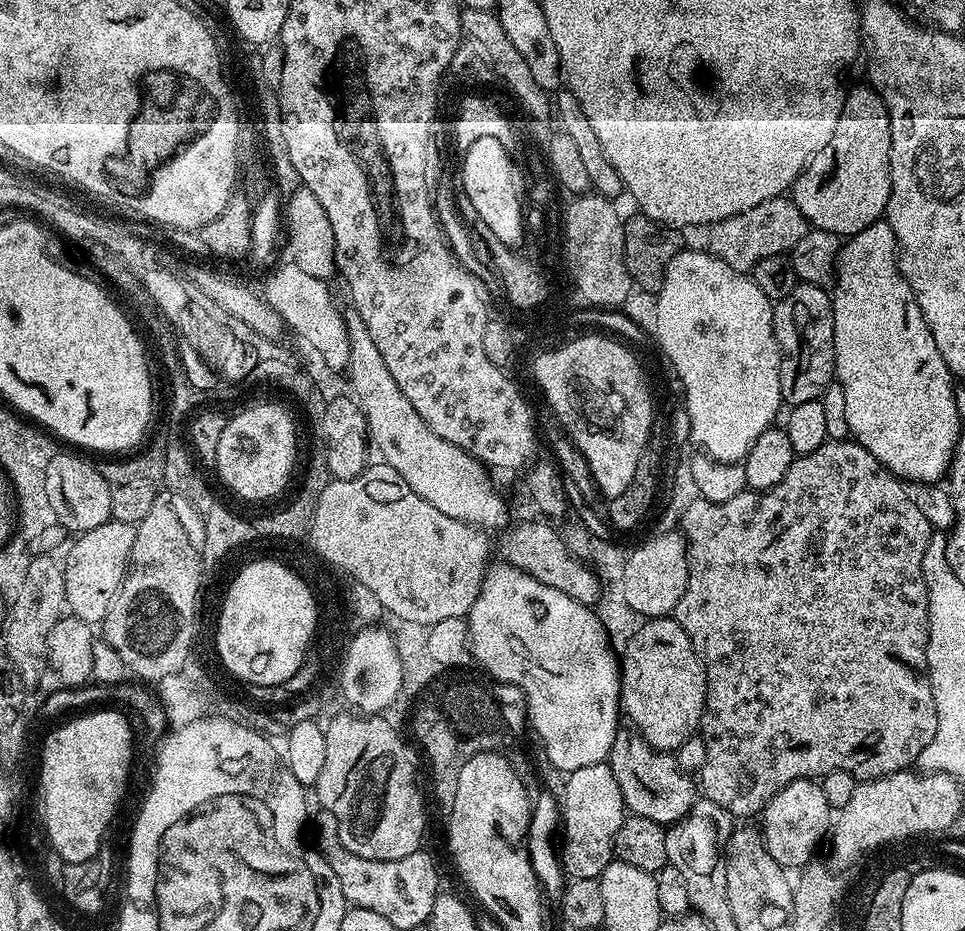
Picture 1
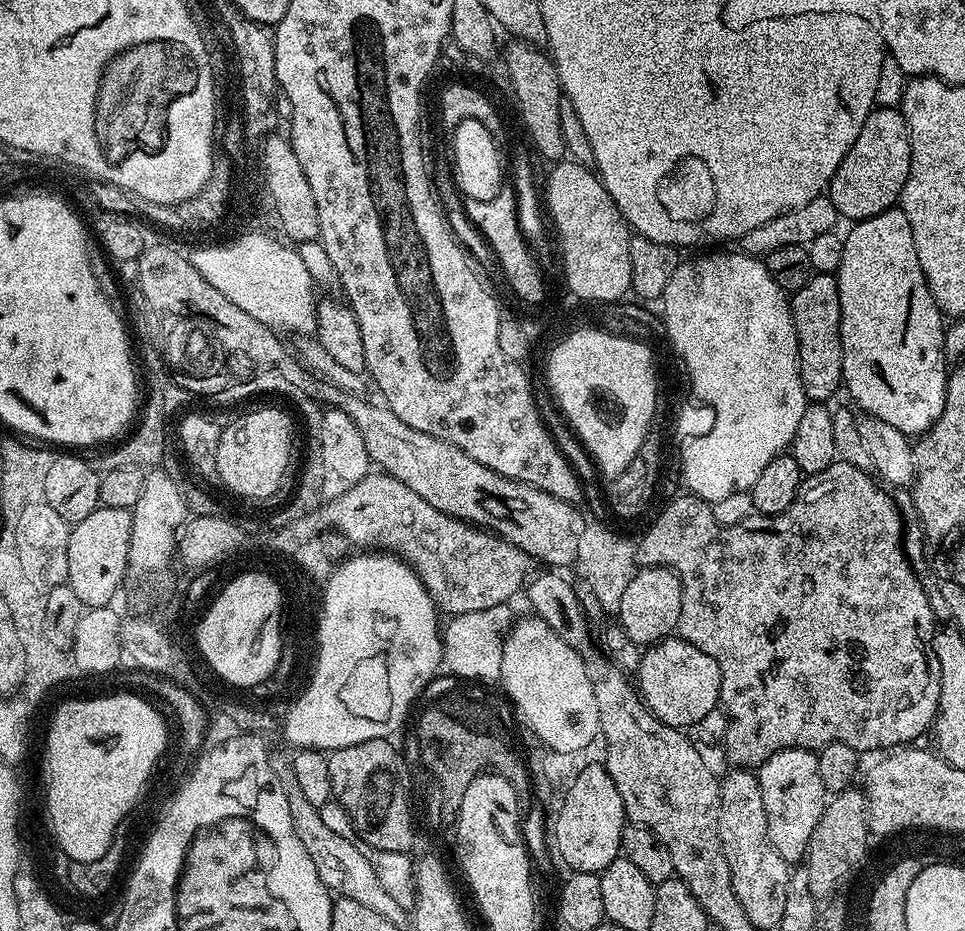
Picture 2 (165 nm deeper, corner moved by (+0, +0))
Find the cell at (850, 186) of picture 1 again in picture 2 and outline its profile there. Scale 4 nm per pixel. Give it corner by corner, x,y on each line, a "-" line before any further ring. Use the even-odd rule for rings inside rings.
875,107
862,126
862,134
858,134
854,146
850,146
846,158
842,158
826,195
834,202
837,213
848,222
882,214
899,201
911,161
910,134
899,107

